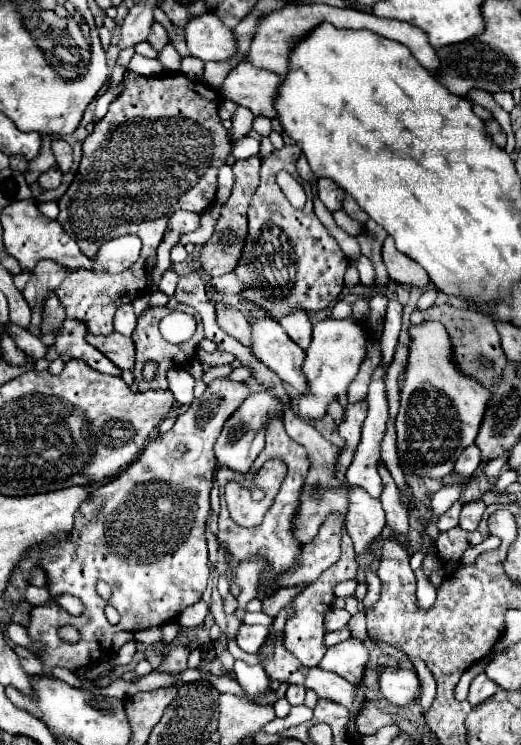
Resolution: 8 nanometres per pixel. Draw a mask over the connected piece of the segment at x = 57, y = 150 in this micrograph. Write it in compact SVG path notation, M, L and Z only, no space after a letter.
M53 139L51 149L53 149L53 155L57 159L57 167L63 173L69 173L71 165L73 165L73 149L71 149L71 145L67 141L63 141L63 139Z

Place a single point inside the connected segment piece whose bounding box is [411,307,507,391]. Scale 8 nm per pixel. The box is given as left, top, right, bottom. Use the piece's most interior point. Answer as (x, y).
(476, 345)

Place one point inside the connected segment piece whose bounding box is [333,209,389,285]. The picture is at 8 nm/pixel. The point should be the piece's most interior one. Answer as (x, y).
(370, 236)

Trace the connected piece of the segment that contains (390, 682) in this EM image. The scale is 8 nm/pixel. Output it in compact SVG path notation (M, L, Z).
M385 667L379 673L379 689L393 705L409 705L421 693L419 677L411 669Z

